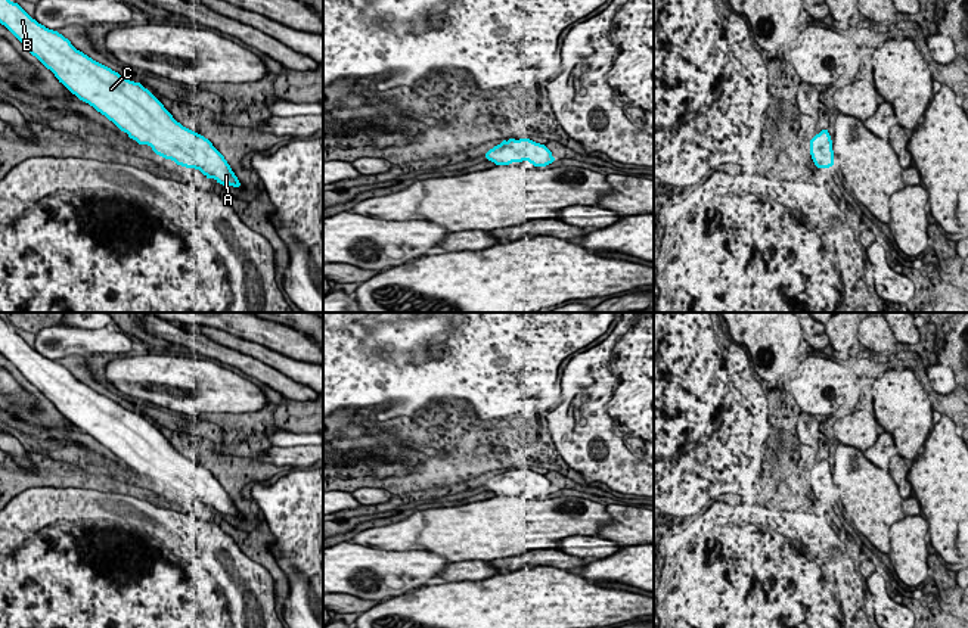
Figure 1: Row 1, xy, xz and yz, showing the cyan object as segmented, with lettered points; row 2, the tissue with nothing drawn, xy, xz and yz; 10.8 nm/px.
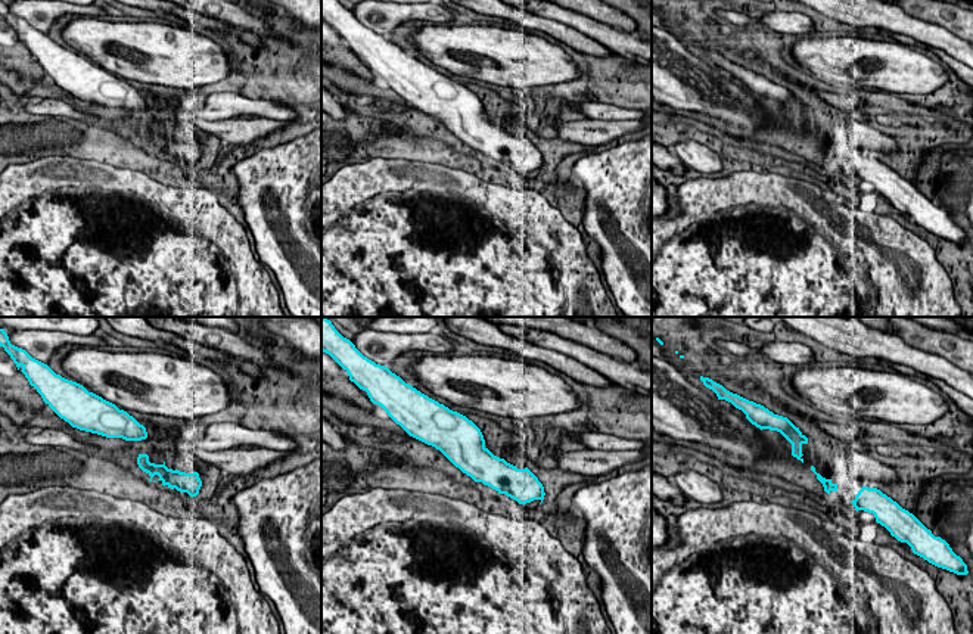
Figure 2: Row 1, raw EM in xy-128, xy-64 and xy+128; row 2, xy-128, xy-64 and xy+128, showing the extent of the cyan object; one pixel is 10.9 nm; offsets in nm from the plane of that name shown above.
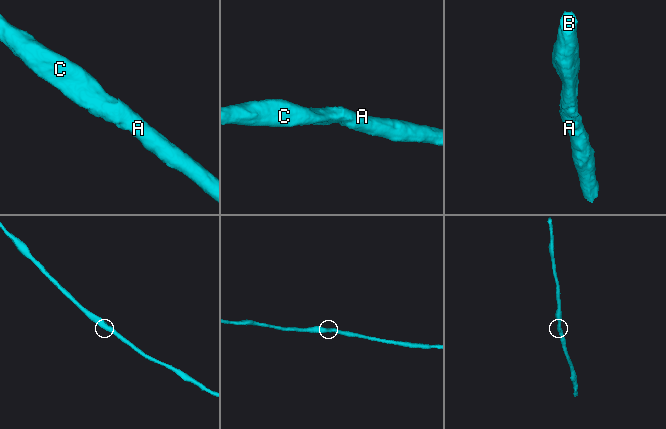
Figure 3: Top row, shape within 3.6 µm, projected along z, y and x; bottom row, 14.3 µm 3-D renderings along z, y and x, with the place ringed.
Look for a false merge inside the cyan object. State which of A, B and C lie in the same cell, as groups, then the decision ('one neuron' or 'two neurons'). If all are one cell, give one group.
groups A B C; one neuron

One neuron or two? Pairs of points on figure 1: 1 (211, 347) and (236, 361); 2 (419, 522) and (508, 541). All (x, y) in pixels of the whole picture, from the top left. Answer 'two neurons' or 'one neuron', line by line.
1: one neuron
2: one neuron

